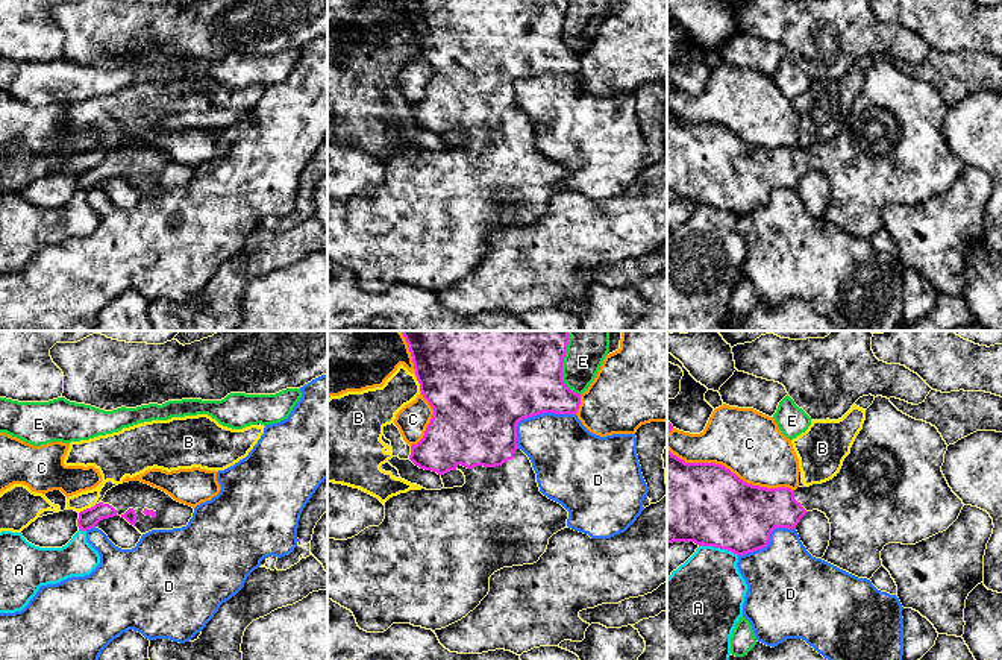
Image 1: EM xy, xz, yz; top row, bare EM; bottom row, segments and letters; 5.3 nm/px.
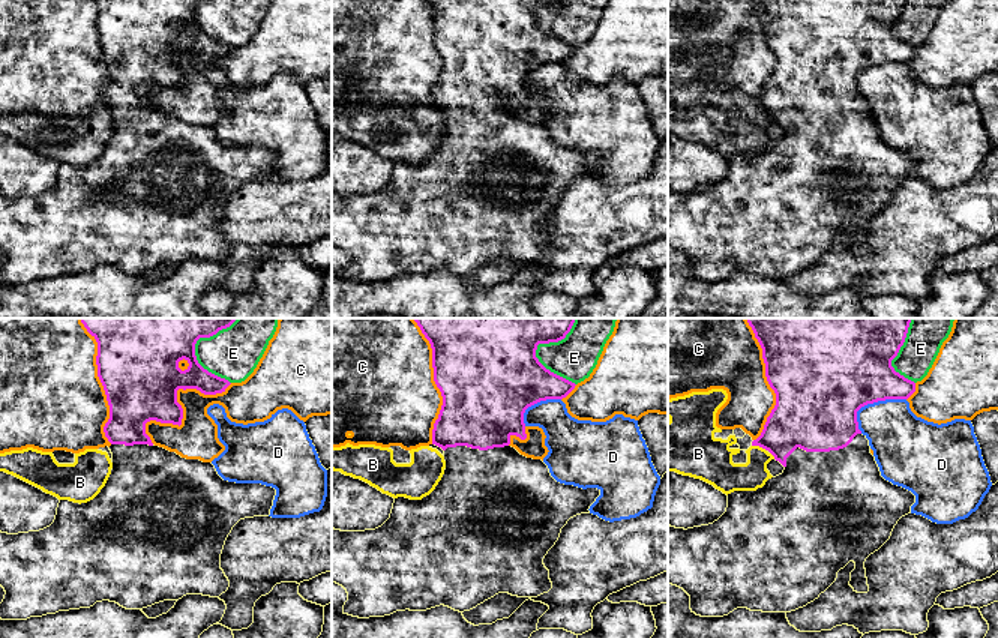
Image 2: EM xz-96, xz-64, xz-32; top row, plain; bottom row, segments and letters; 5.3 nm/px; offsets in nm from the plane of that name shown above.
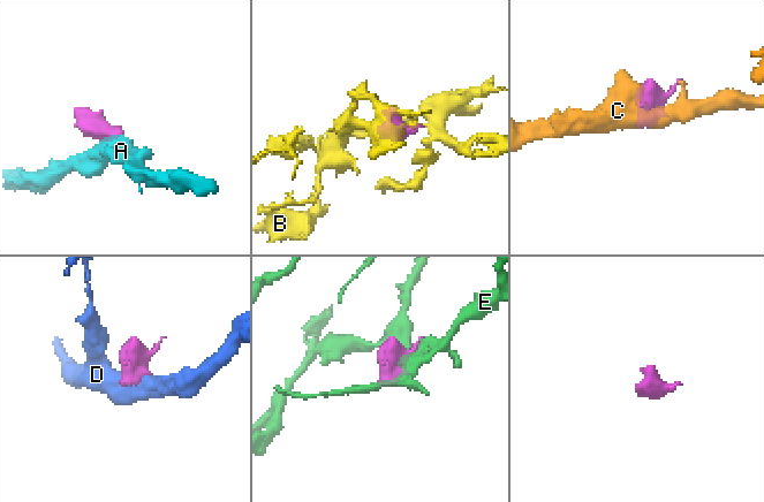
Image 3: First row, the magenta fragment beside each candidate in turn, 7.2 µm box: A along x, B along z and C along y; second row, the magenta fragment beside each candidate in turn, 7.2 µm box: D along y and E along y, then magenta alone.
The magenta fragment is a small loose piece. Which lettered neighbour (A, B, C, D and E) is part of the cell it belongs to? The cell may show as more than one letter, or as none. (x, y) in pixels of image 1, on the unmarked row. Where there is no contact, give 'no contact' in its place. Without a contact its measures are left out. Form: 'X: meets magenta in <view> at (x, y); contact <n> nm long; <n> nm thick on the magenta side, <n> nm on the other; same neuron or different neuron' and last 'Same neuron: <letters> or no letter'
A: meets magenta in yz at (719, 207); contact 220 nm long; 440 nm thick on the magenta side, 400 nm on the other; different neuron
B: meets magenta in xz at (419, 43); contact 80 nm long; 440 nm thick on the magenta side, 200 nm on the other; different neuron
C: meets magenta in yz at (729, 131); contact 700 nm long; 440 nm thick on the magenta side, 360 nm on the other; different neuron
D: meets magenta in xz at (534, 75); contact 360 nm long; 460 nm thick on the magenta side, 360 nm on the other; different neuron
E: meets magenta in xz at (561, 29); contact 300 nm long; 420 nm thick on the magenta side, 200 nm on the other; different neuron
Same neuron: no letter

